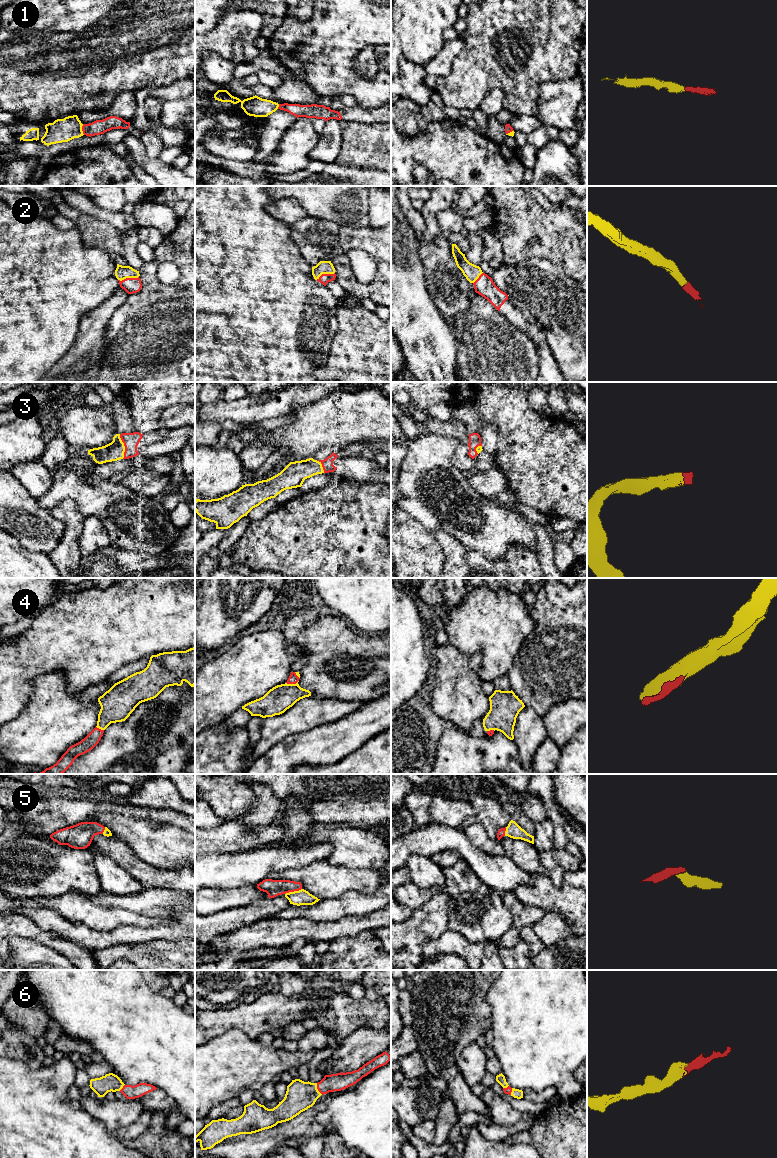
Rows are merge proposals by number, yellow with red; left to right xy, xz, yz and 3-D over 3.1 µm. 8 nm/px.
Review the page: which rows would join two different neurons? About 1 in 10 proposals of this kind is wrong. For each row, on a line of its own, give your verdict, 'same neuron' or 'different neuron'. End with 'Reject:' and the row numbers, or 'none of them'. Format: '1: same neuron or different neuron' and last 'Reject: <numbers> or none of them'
1: same neuron
2: same neuron
3: same neuron
4: same neuron
5: same neuron
6: same neuron
Reject: none of them

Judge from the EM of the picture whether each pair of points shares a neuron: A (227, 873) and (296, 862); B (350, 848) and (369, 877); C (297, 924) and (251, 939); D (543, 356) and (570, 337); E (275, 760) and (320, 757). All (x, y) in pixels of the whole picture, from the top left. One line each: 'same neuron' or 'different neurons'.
A: same neuron
B: different neurons
C: same neuron
D: different neurons
E: same neuron

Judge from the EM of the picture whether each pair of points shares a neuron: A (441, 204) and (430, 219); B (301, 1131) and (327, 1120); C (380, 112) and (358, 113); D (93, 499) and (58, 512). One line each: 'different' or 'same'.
A: same
B: different
C: same
D: different

